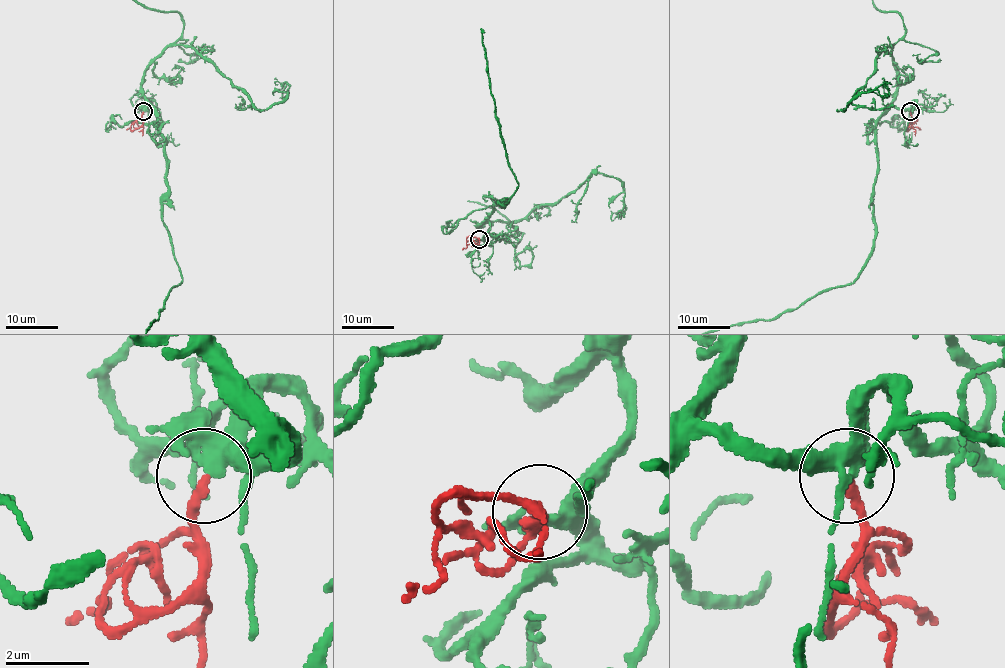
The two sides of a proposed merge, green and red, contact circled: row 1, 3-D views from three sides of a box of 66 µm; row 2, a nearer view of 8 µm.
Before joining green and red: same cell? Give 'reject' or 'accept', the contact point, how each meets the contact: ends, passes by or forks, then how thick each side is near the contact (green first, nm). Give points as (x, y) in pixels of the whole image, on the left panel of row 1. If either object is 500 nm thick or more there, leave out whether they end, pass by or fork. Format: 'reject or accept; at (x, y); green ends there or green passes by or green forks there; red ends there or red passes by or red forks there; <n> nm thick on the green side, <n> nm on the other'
reject; at (143, 111); green forks there; red ends there; 260 nm thick on the green side, 200 nm on the other

